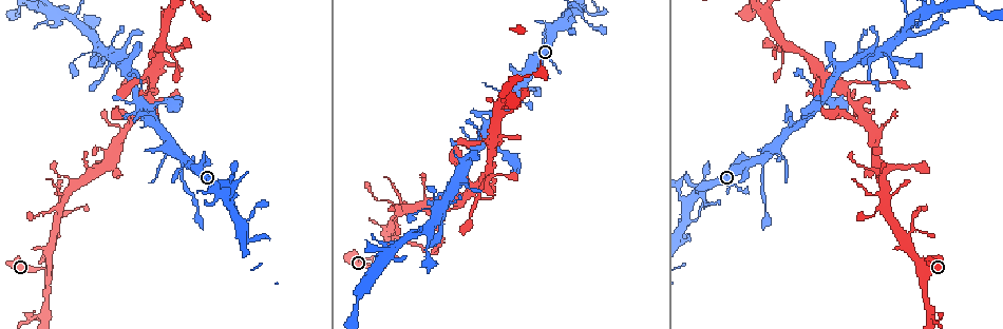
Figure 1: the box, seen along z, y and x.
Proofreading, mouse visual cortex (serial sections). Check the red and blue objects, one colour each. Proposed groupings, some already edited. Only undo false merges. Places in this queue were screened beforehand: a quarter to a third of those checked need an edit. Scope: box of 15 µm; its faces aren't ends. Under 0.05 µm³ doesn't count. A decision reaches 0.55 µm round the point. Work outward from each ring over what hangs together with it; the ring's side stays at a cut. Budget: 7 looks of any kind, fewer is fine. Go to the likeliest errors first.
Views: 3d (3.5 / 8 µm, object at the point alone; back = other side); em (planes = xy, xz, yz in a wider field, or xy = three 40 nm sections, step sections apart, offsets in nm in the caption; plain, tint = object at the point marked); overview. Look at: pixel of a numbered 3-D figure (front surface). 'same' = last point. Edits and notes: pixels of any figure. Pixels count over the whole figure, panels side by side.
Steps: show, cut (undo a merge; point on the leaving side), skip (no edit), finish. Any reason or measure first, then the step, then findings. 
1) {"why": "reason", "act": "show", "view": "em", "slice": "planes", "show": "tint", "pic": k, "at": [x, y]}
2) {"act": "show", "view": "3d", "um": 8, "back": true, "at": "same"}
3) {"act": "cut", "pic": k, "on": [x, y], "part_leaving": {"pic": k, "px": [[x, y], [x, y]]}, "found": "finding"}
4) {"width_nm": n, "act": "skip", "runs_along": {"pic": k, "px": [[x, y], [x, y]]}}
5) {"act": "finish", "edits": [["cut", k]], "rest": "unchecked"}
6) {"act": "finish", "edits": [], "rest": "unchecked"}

{"why": "a fork", "act": "show", "view": "3d", "um": 3.5, "back": true, "pic": 1, "at": [45, 270]}

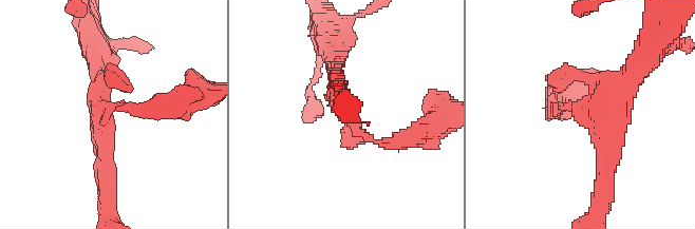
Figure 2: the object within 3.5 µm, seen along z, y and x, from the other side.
{"act": "show", "view": "em", "slice": "xy", "step": 3, "show": "tint", "pic": 2, "at": [581, 107]}

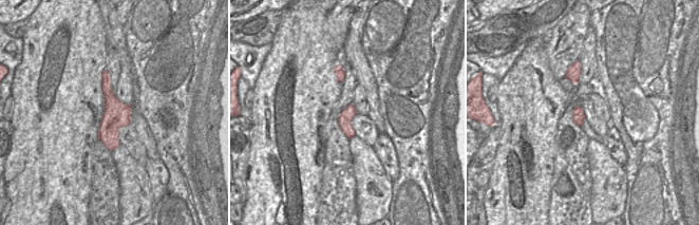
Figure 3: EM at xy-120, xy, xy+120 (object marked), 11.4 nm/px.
{"act": "skip", "runs_along": {"pic": 3, "px": [[105, 74], [111, 100], [111, 147]]}, "found": "continuous, no second cell"}

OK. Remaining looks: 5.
{"why": "three-way junction", "act": "show", "view": "3d", "um": 3.5, "pic": 1, "at": [760, 160]}

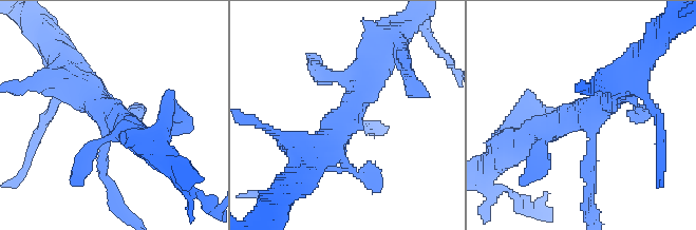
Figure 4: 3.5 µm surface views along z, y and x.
{"why": "shape alone is not enough", "act": "show", "view": "em", "slice": "xy", "step": 1, "show": "tint", "pic": 4, "at": [591, 113]}

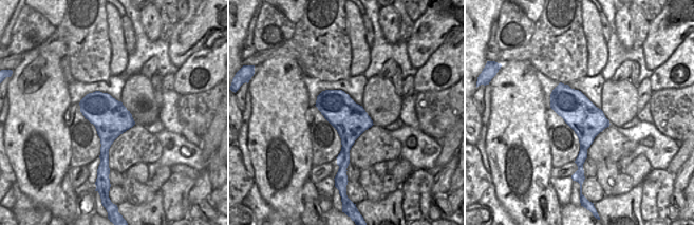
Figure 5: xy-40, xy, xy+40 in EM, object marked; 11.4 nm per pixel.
{"why": "cut it another way", "act": "show", "view": "em", "slice": "xy", "step": 5, "show": "tint", "at": "same"}

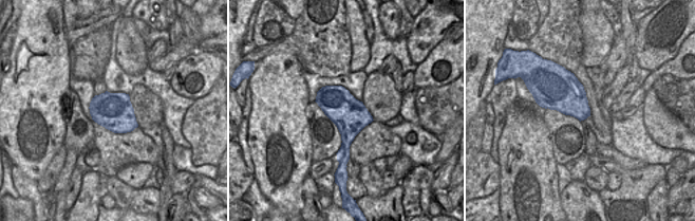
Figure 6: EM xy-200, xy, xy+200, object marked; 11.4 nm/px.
{"act": "skip", "runs_along": {"pic": 4, "px": [[369, 68], [353, 111], [301, 165]]}, "found": "continuous, no second cell"}

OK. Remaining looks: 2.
{"why": "arms part here", "act": "show", "view": "3d", "um": 3.5, "pic": 1, "at": [391, 229]}

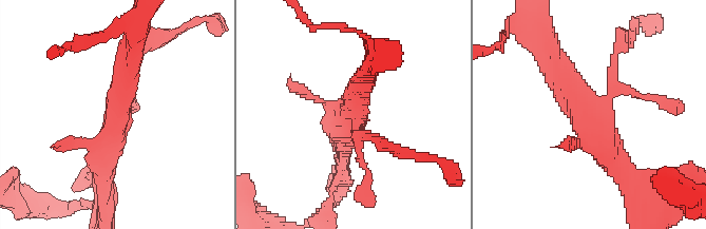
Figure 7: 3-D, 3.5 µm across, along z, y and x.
{"why": "now the EM", "act": "show", "view": "em", "slice": "xy", "step": 5, "show": "tint", "pic": 7, "at": [113, 121]}

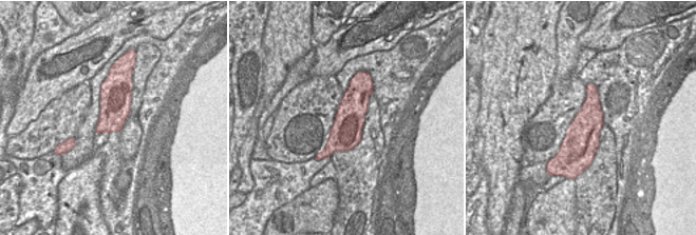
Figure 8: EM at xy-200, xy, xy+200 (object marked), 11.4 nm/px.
{"act": "skip", "runs_along": {"pic": 7, "px": [[627, 182], [557, 64]]}, "found": "continuous, no second cell"}

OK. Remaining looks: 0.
{"act": "finish", "edits": [], "rest": "unchecked"}

